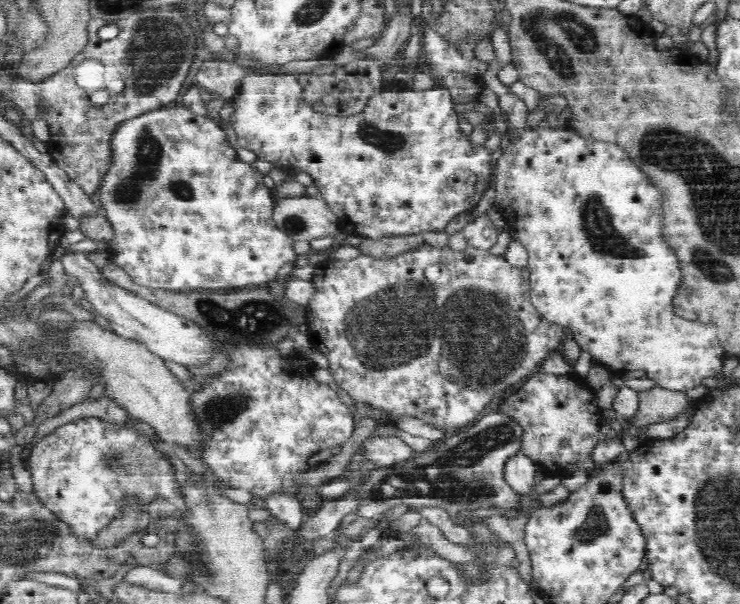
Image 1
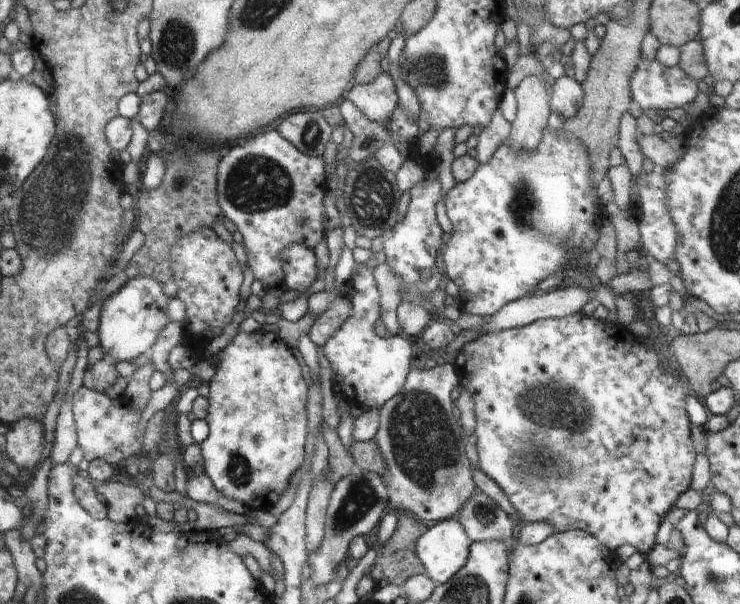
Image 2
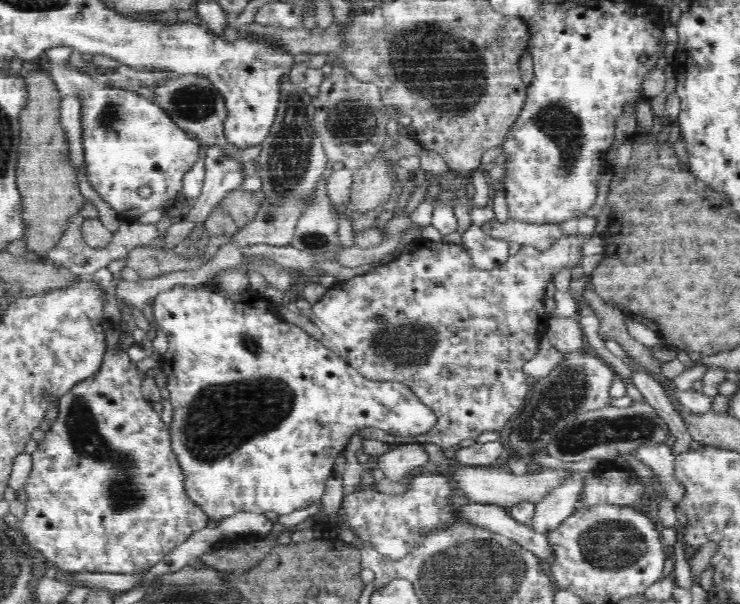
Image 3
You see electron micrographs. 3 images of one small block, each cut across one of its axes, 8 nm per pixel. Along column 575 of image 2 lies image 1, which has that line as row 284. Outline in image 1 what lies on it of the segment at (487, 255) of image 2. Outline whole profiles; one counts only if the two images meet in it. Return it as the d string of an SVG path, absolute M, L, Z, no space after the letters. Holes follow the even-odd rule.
M179 102L150 110L130 121L122 122L110 142L110 147L113 150L113 161L102 178L100 194L98 194L102 203L101 212L107 217L113 228L113 239L108 242L113 257L112 263L126 272L132 282L136 282L136 285L150 289L167 289L174 293L188 293L202 289L215 291L254 288L254 284L264 284L264 282L268 283L270 280L278 279L280 268L289 262L293 263L297 258L298 254L292 250L293 238L276 228L276 223L272 220L275 202L271 189L266 187L262 181L264 175L250 163L242 162L238 158L237 149L230 146L230 142L226 140L226 134L220 130L220 125L216 124L210 116L194 114Z

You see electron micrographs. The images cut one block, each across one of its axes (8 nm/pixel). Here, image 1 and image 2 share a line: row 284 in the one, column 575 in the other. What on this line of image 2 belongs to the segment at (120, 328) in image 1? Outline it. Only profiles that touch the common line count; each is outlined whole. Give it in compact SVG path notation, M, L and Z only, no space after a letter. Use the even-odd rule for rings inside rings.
M562 76L552 83L552 110L562 116L562 120L570 120L582 108L584 92L582 86L574 78Z

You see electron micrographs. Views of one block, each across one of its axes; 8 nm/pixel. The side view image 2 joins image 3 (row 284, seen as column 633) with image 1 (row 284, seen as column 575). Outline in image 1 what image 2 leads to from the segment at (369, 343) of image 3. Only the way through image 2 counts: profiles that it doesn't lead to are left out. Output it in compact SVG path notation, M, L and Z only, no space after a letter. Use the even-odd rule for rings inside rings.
M431 245L420 246L416 250L402 252L398 257L379 260L360 255L353 260L331 260L327 258L316 266L311 282L315 287L314 297L306 307L307 325L304 333L310 339L311 347L322 352L329 362L329 370L334 384L347 392L354 401L366 403L382 409L389 416L389 422L396 422L402 415L424 420L426 424L442 430L446 434L454 434L478 419L480 412L494 402L494 398L502 397L510 386L518 386L518 382L538 371L541 362L553 352L559 352L561 344L566 339L564 328L555 325L537 312L530 299L530 270L512 267L505 257L494 256L488 250L474 248L468 245L464 250L452 250L448 245L436 248ZM437 264L440 270L448 270L450 281L446 284L430 283L426 278L426 268Z

